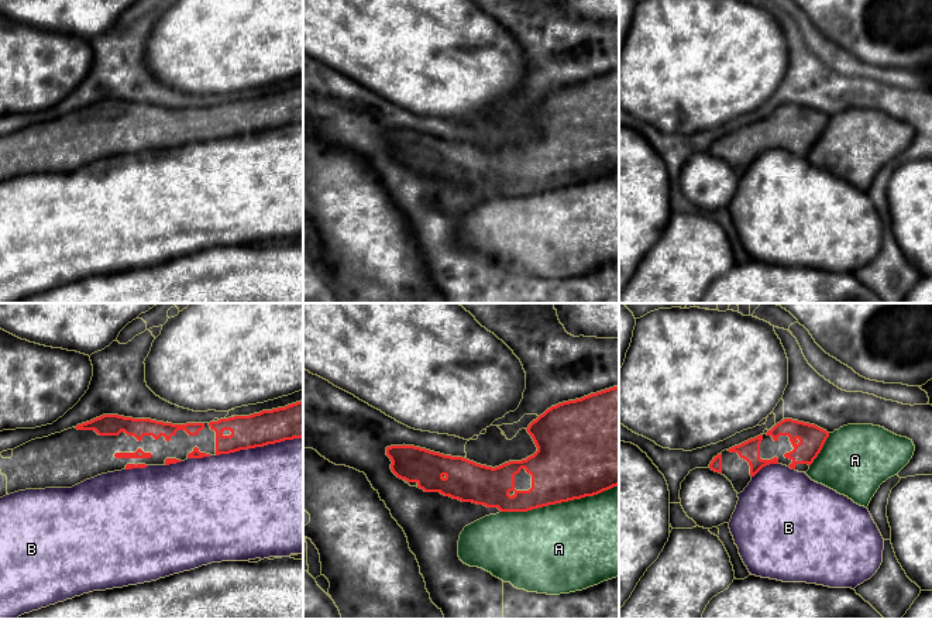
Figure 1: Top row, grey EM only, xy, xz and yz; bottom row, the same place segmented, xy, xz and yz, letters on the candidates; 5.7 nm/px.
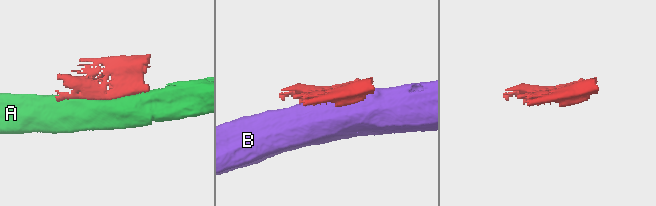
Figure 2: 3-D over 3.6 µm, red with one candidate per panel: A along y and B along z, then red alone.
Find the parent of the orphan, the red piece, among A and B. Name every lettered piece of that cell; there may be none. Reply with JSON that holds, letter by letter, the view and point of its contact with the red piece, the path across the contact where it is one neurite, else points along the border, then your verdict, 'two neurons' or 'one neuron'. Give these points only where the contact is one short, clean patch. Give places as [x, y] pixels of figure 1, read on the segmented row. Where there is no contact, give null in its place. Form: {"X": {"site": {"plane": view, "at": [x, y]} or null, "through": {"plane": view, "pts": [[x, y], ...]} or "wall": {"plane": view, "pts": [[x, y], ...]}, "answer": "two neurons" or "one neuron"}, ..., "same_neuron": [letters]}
{"A": {"site": {"plane": "xz", "at": [559, 502]}, "answer": "two neurons"}, "B": {"site": {"plane": "xy", "at": [258, 446]}, "answer": "two neurons"}, "same_neuron": []}

